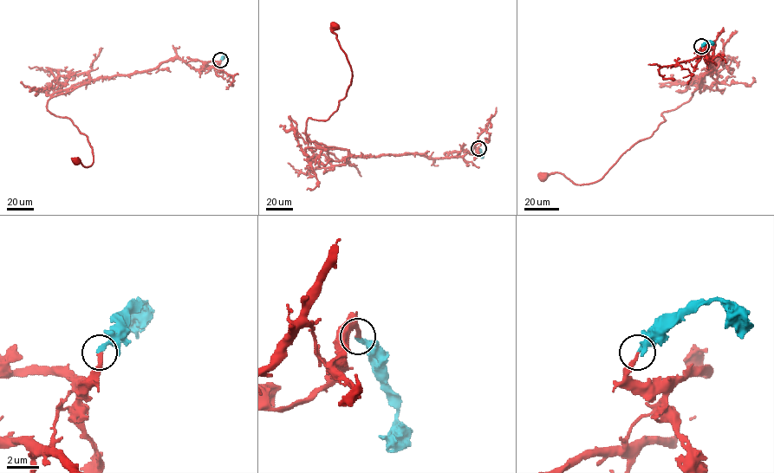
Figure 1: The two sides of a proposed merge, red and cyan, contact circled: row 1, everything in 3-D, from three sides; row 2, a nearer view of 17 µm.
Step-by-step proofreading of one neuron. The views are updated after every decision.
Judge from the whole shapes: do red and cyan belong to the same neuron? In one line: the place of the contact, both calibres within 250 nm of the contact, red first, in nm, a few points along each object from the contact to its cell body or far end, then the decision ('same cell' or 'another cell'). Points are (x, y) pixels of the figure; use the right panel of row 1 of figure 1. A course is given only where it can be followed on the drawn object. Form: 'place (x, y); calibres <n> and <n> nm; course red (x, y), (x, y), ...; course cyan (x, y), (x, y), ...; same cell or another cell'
place (701, 46); calibres 240 and 240 nm; course red (701, 47), (714, 45), (712, 68), (692, 96), (663, 112), (602, 178), (543, 177); course cyan (701, 47), (708, 42), (714, 43); same cell

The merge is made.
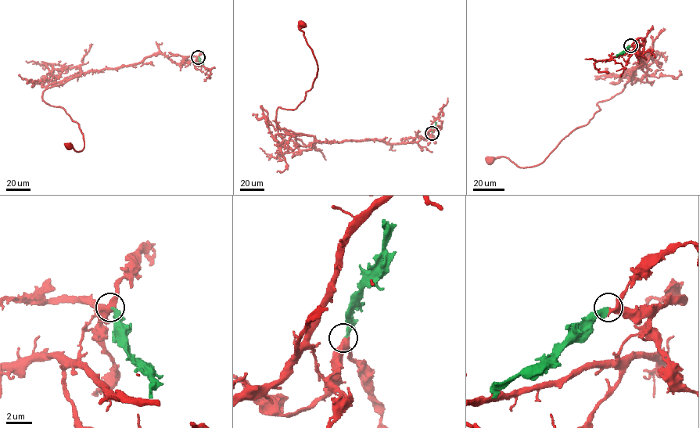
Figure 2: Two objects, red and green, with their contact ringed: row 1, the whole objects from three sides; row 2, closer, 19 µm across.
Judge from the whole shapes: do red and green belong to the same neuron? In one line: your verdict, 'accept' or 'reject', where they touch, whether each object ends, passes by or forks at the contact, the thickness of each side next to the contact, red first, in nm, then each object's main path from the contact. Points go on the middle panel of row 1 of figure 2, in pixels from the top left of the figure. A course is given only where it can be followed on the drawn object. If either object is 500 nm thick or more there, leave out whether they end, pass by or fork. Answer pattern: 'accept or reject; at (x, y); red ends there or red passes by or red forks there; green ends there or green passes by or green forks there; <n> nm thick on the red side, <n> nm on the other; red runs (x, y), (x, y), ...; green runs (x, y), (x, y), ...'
accept; at (432, 133); red passes by; green ends there; 320 nm thick on the red side, 280 nm on the other; red runs (432, 133), (395, 143), (325, 142), (278, 128), (277, 108), (294, 109), (317, 76), (303, 25); green runs (432, 133), (435, 122)

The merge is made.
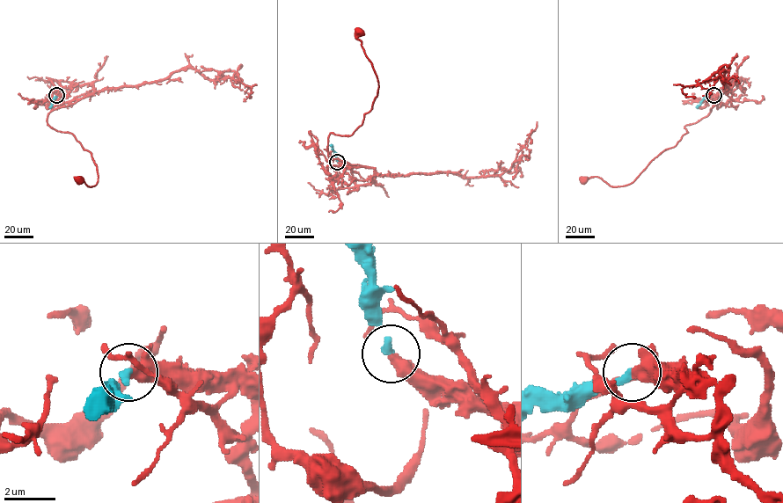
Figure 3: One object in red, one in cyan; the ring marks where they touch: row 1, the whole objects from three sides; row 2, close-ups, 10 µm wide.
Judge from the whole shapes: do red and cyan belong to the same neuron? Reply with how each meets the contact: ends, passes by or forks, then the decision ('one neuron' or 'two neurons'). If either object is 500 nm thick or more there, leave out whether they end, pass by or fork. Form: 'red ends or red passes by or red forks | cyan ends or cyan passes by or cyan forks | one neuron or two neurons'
one neuron

